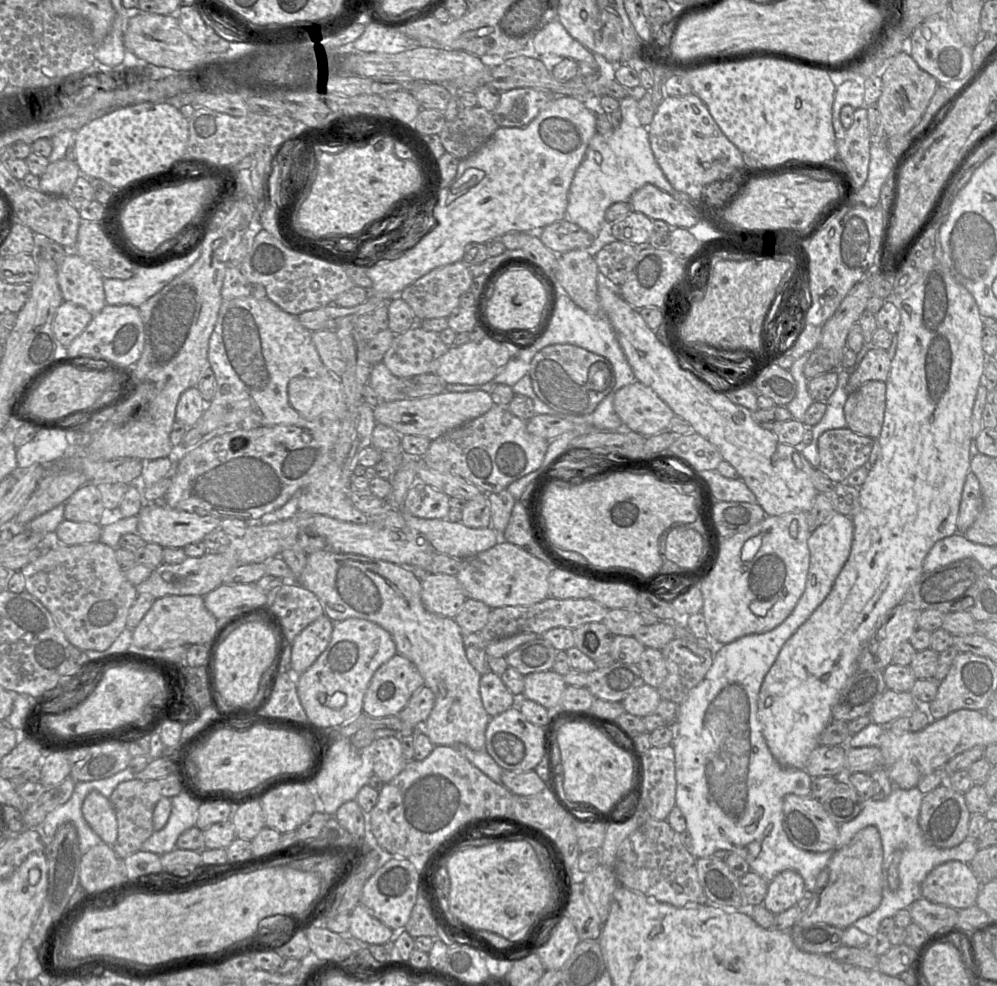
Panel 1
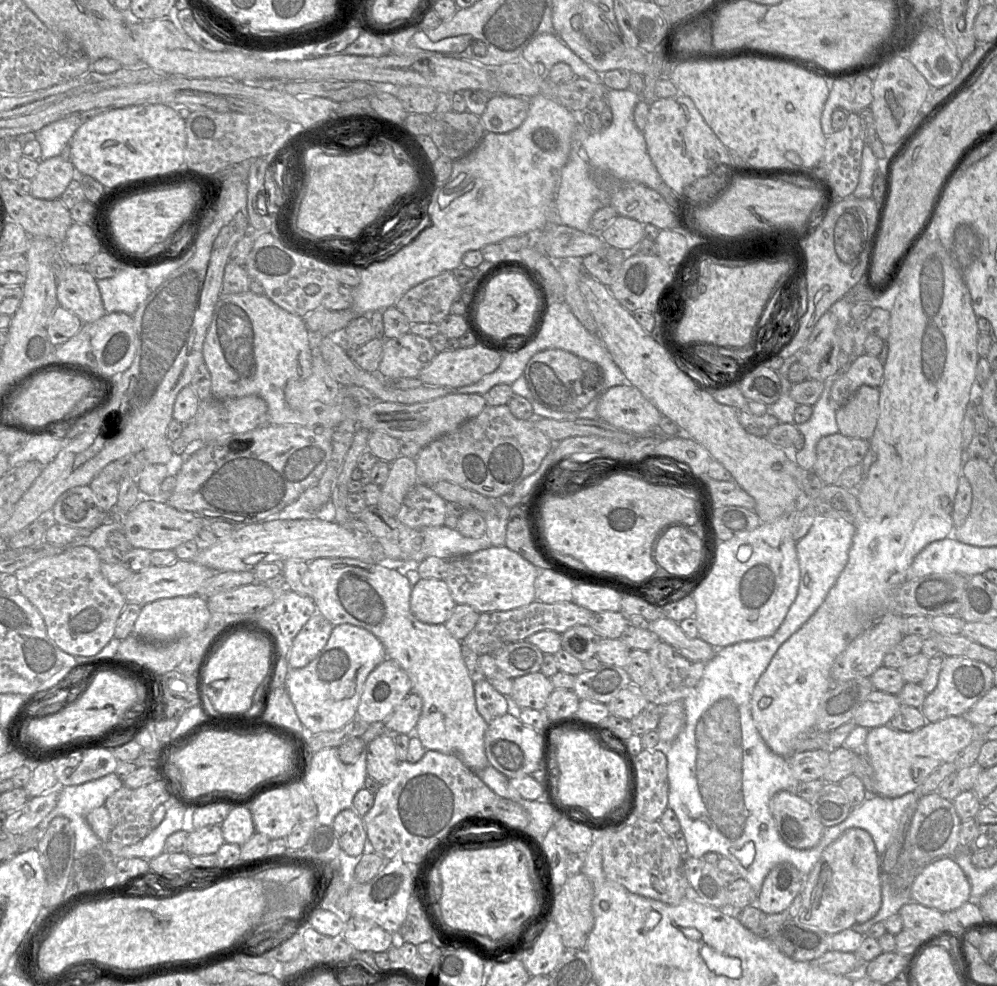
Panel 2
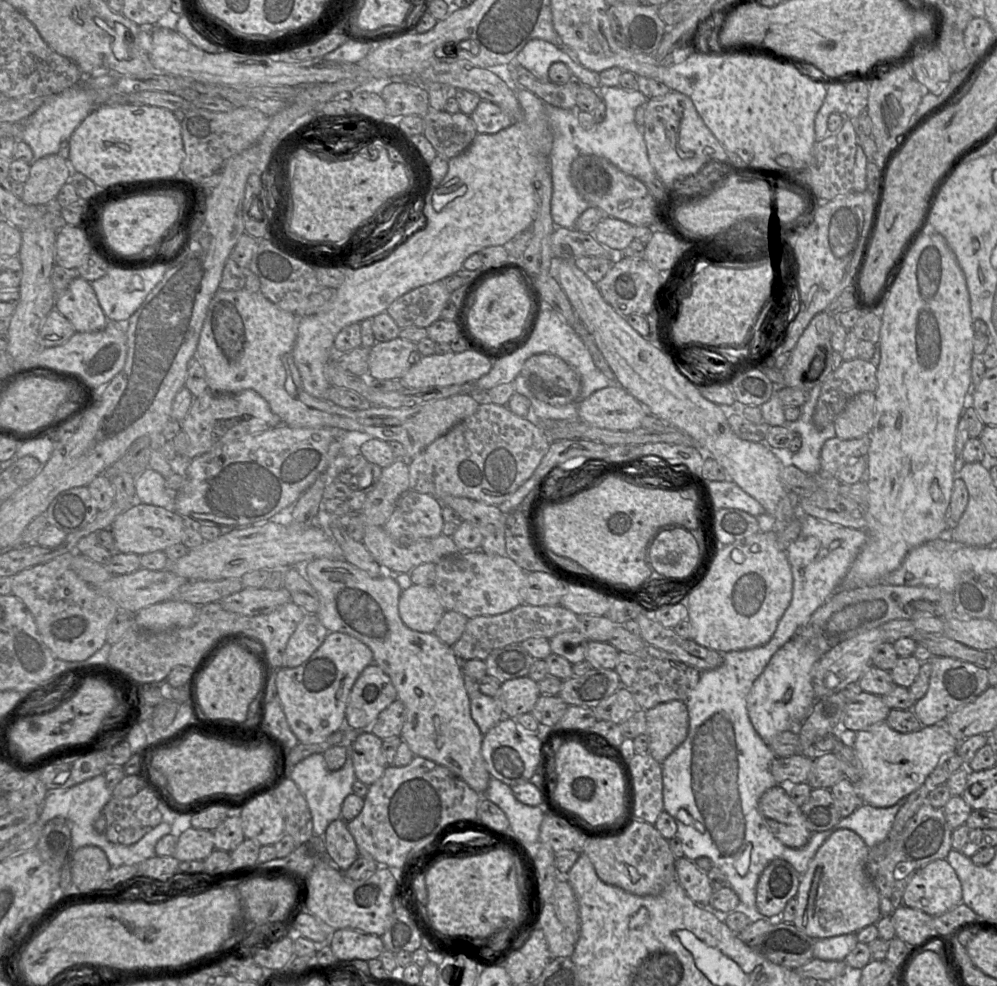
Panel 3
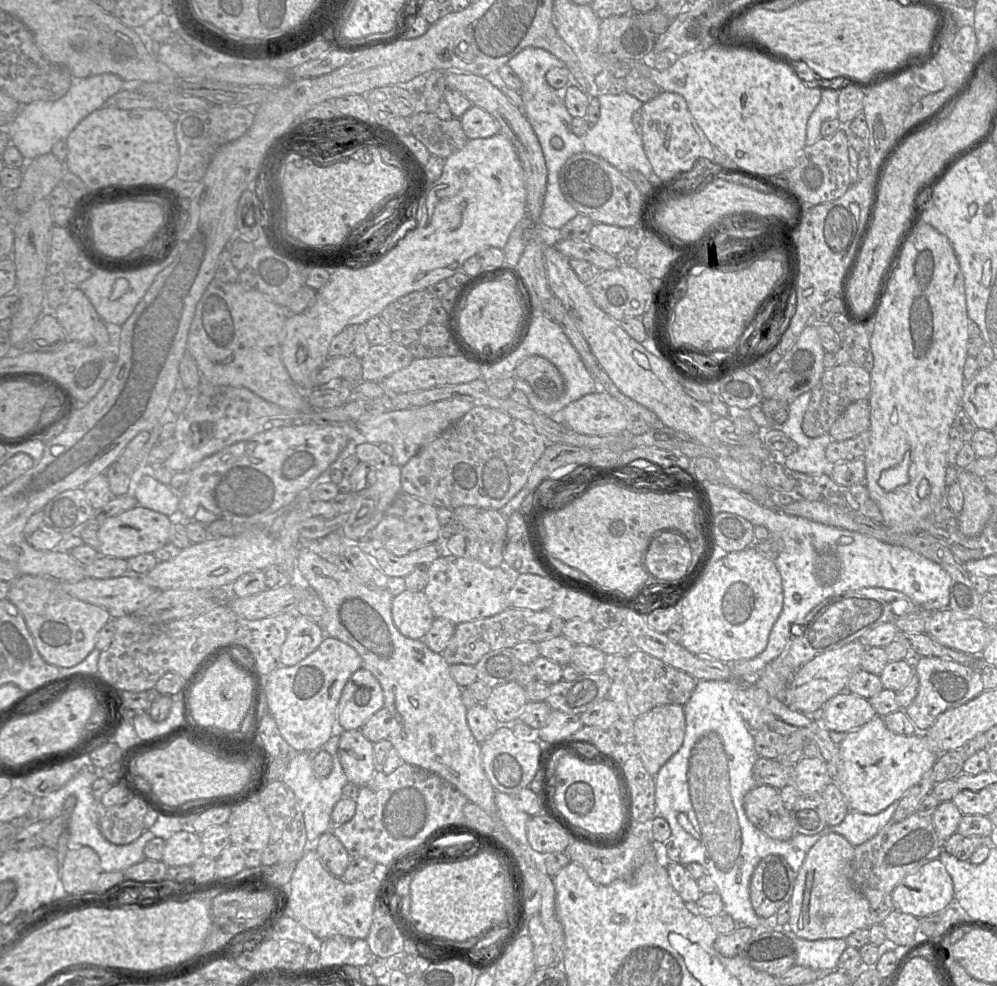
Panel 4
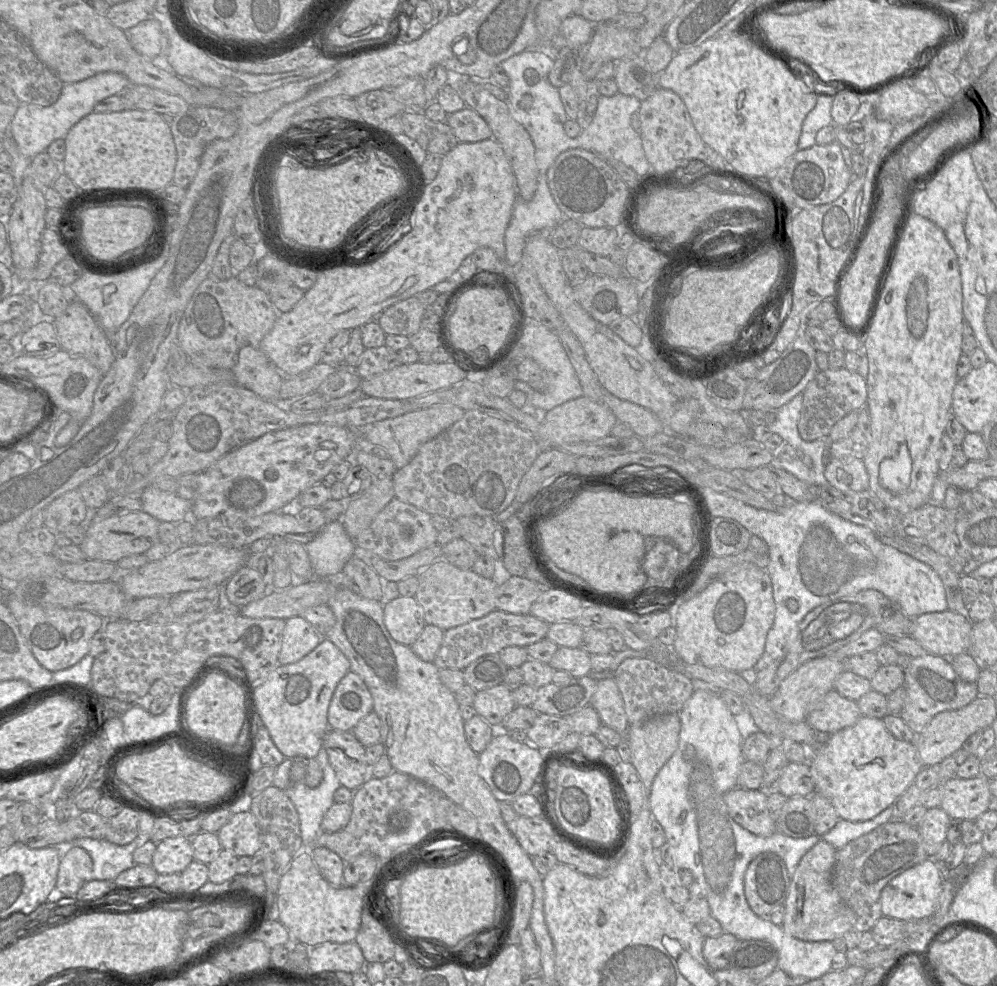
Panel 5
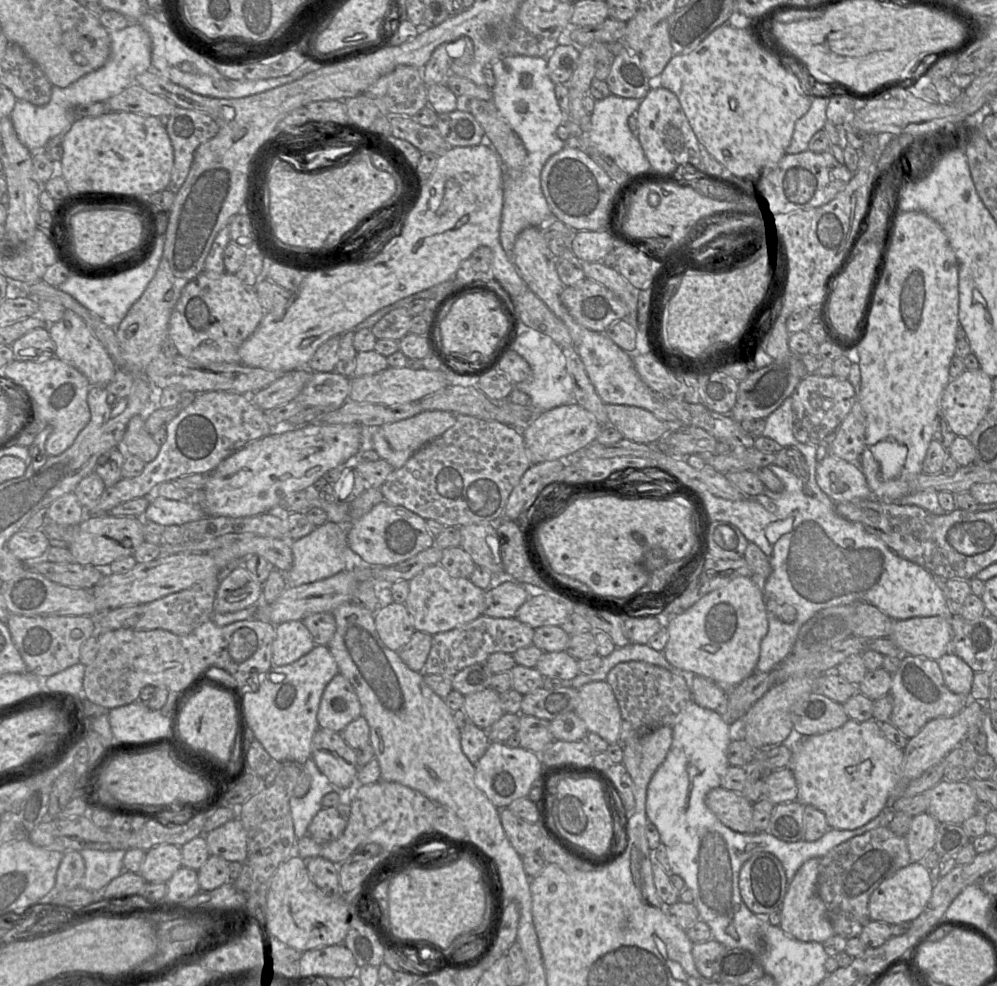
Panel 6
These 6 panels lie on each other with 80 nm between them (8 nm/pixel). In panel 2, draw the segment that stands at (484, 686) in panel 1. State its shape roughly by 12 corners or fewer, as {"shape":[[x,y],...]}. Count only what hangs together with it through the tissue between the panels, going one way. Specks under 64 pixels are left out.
{"shape":[[486,678],[475,683],[477,710],[487,724],[515,712]]}

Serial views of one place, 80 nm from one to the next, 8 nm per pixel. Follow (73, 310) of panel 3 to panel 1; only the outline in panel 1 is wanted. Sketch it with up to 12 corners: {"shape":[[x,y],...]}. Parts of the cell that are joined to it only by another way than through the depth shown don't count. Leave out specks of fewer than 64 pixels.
{"shape":[[68,251],[56,272],[64,301],[106,306],[96,265]]}

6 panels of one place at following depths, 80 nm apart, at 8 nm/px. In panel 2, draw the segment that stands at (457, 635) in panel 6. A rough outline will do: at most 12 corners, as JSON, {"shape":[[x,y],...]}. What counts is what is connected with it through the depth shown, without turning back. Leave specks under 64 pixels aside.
{"shape":[[573,601],[480,614],[461,641],[478,655],[542,630],[588,625]]}

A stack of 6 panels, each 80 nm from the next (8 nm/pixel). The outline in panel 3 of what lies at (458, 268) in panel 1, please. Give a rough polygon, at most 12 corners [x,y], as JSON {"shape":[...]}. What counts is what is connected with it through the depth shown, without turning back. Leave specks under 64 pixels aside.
{"shape":[[423,285],[386,310],[399,328],[427,328],[441,318],[450,292]]}

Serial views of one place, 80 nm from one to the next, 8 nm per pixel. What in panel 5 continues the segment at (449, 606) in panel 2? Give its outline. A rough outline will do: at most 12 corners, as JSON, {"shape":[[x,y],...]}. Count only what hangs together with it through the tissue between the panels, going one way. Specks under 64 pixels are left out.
{"shape":[[415,597],[384,603],[384,623],[411,646],[427,625]]}

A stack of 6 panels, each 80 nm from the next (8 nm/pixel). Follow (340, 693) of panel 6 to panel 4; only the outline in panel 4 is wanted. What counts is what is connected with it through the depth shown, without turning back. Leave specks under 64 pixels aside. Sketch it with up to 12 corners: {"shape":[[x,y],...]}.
{"shape":[[361,667],[342,690],[337,729],[359,730],[382,707],[380,683]]}

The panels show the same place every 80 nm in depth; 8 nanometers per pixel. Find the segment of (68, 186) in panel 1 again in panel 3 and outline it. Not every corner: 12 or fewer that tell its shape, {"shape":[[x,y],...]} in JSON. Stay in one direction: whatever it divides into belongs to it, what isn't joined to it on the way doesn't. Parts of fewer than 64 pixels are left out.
{"shape":[[51,154],[34,160],[21,200],[54,202],[72,175],[69,159]]}

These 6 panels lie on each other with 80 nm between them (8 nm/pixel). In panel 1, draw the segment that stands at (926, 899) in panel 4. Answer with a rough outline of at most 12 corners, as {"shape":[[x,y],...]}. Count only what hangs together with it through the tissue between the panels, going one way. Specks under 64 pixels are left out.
{"shape":[[969,863],[932,869],[922,898],[962,910],[976,904],[981,882]]}

